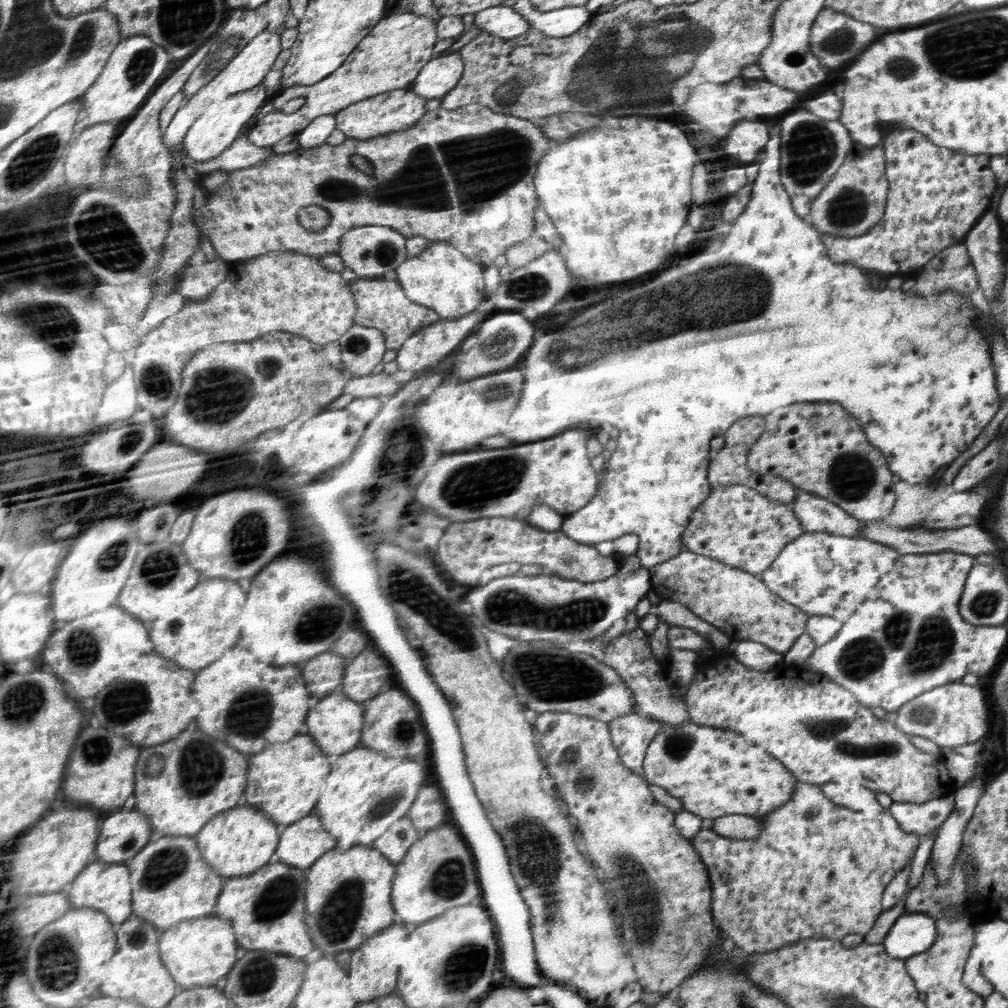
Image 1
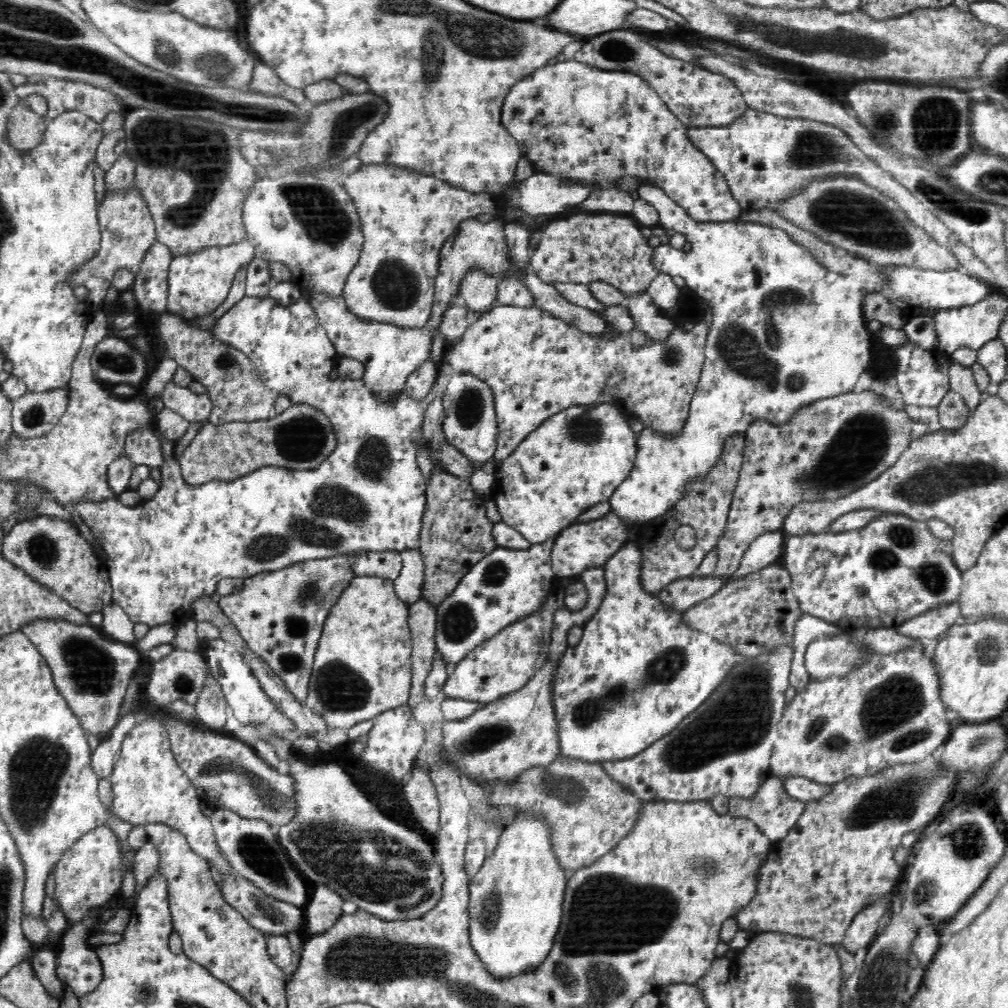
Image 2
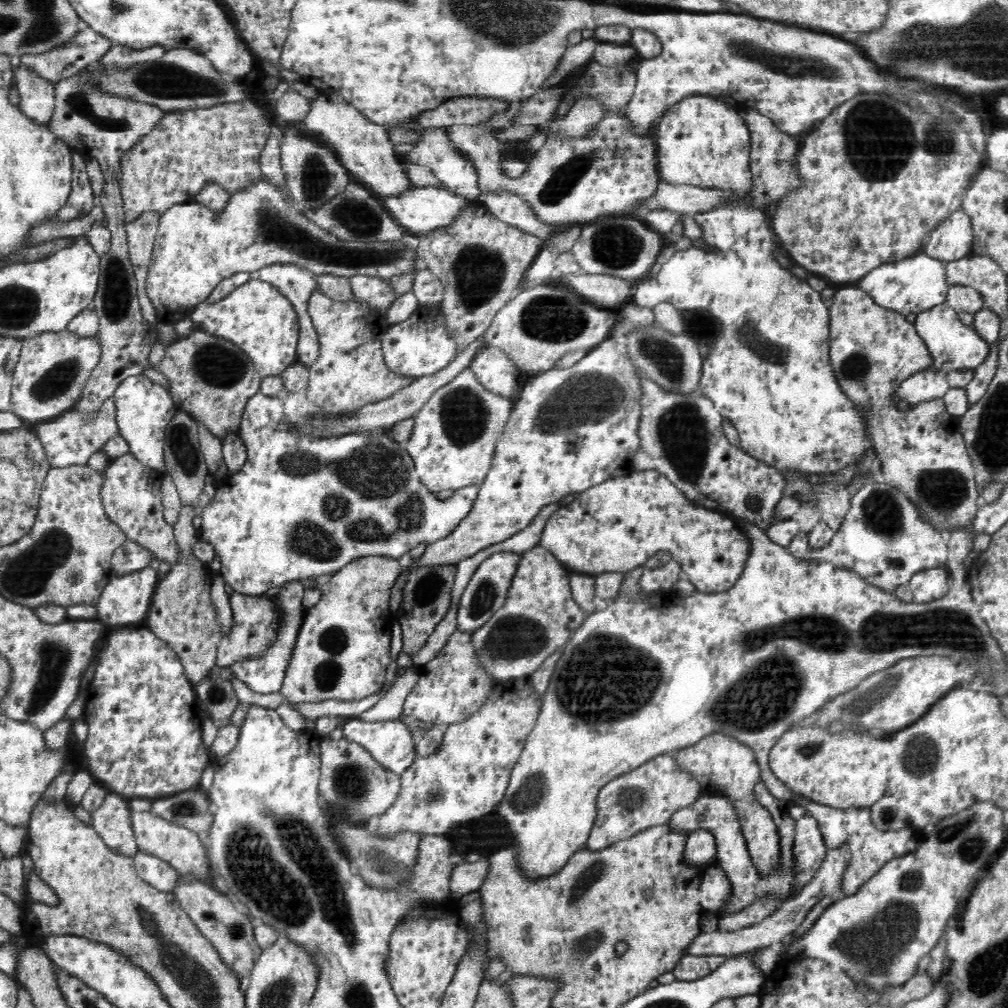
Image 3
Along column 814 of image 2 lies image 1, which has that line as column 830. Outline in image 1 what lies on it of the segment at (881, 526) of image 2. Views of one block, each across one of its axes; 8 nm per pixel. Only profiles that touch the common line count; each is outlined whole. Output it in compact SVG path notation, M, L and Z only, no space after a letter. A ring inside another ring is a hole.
M804 532L778 553L760 577L774 594L809 615L831 616L844 622L864 604L881 578L894 570L898 558L899 552L893 547L860 536Z

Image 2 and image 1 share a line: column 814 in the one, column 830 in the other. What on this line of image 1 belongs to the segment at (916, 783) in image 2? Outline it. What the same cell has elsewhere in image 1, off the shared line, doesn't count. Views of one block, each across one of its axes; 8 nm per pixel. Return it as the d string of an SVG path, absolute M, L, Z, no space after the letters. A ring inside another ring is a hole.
M801 780L789 805L778 808L772 813L754 817L758 817L761 822L765 822L764 834L755 839L731 839L718 834L718 831L714 829L708 829L704 832L699 832L694 840L696 849L700 852L705 866L708 868L713 889L712 914L716 919L716 923L720 924L721 934L730 941L734 941L738 948L747 952L778 950L807 938L828 938L840 941L841 938L848 936L850 933L866 935L883 911L881 900L885 886L900 869L910 865L921 838L920 834L902 830L888 810L871 816L848 807L842 807L831 799L827 799L820 785L801 782Z

